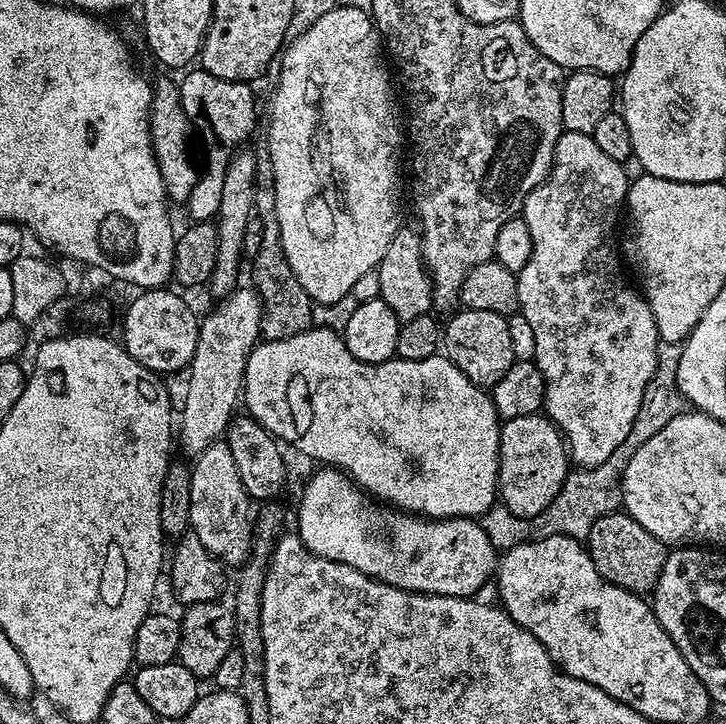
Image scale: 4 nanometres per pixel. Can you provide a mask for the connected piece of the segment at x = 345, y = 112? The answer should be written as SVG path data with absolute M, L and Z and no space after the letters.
M337 5L329 13L322 14L310 30L300 36L291 37L290 43L283 49L279 57L280 77L276 80L276 93L272 96L272 113L268 116L268 152L266 158L272 163L274 170L274 191L276 191L276 221L280 231L280 249L294 272L294 278L306 290L306 294L317 305L338 302L344 295L351 293L354 282L362 274L375 272L382 262L382 254L386 254L386 246L401 228L400 220L400 147L406 144L406 128L402 123L402 108L398 103L398 92L392 89L392 80L384 69L385 57L382 55L382 37L376 31L371 15L354 7Z

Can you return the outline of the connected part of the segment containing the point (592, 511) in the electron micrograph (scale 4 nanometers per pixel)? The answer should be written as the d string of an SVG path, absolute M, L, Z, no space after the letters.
M661 343L657 348L654 378L650 378L646 386L646 394L642 398L638 418L634 418L634 426L630 426L630 434L626 434L626 442L622 442L622 446L618 446L618 450L614 450L614 454L610 454L606 462L593 468L569 471L566 482L562 490L558 490L554 502L550 502L550 506L546 506L542 514L533 516L530 520L514 515L510 509L499 502L493 504L491 510L484 513L482 517L484 529L497 549L507 550L531 540L541 540L544 536L573 536L578 541L587 541L590 526L594 526L598 518L602 518L617 507L618 481L623 476L624 467L630 462L630 458L634 458L638 446L654 438L654 434L658 434L658 430L662 430L666 422L670 422L670 418L679 416L685 411L684 395L676 385L680 350L680 344Z

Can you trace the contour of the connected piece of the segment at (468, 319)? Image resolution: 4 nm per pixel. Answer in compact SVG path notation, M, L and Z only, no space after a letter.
M456 310L442 328L442 352L447 356L470 382L479 384L481 388L491 389L510 370L517 359L514 354L514 345L510 343L510 326L508 317L502 314L493 314L490 310Z

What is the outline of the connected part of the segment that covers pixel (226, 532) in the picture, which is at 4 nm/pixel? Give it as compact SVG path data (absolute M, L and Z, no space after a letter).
M217 442L195 457L191 465L190 482L190 532L206 546L221 565L243 565L248 559L254 539L254 508L248 492L238 478L238 466L234 466L234 454L230 454L227 442Z

